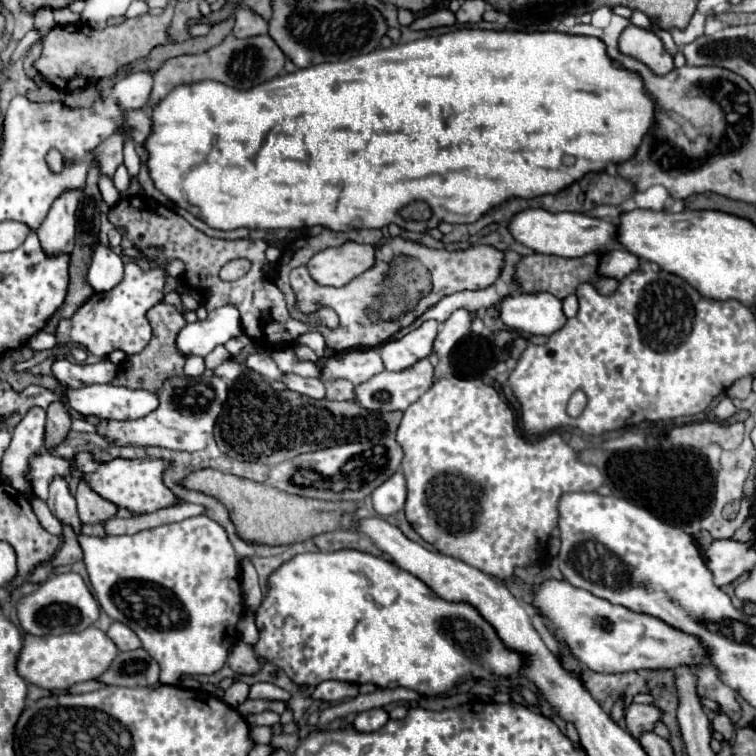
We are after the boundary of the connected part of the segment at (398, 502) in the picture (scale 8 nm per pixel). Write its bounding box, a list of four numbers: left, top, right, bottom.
[373,470,405,516]

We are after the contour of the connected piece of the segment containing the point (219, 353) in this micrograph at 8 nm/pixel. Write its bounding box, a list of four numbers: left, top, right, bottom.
[207,346,231,368]

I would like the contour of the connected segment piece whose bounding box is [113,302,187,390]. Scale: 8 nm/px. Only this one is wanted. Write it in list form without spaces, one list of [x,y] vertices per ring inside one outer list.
[[[163,302],[159,306],[153,306],[147,312],[147,318],[149,318],[151,328],[153,328],[153,338],[151,338],[147,350],[143,350],[143,354],[127,356],[127,360],[119,366],[119,374],[113,382],[115,386],[125,386],[125,388],[133,388],[133,390],[137,390],[137,388],[159,390],[165,380],[175,378],[175,376],[183,376],[183,366],[185,366],[187,356],[177,348],[177,334],[187,324],[183,312],[177,310],[175,306]]]

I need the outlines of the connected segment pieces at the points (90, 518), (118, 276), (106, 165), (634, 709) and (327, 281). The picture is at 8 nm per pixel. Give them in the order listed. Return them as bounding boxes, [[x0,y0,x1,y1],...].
[[75,482,117,524],[87,242,123,292],[95,128,133,176],[625,704,663,738],[309,242,375,288]]

